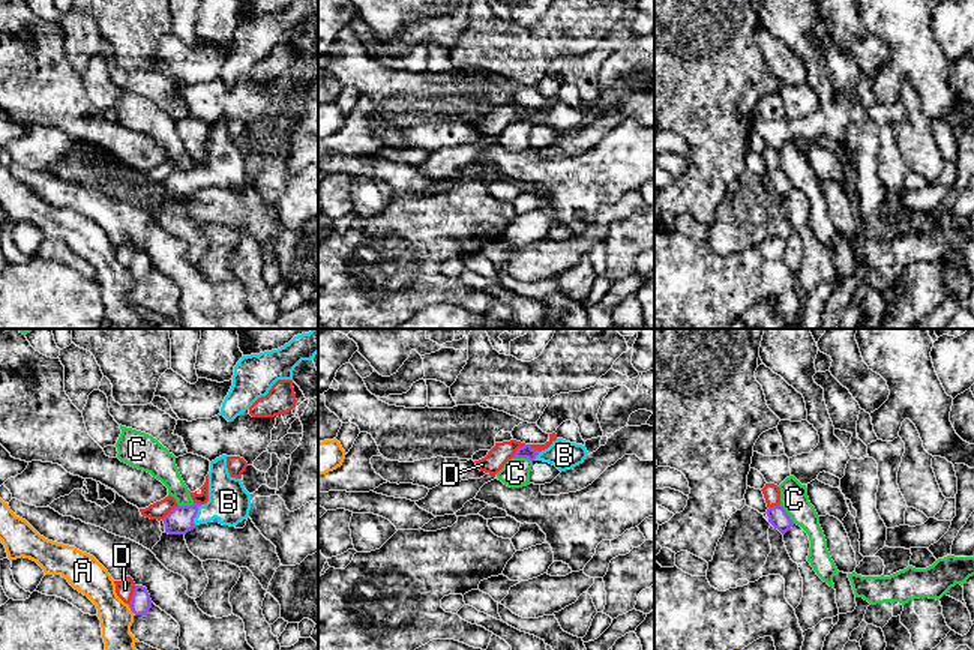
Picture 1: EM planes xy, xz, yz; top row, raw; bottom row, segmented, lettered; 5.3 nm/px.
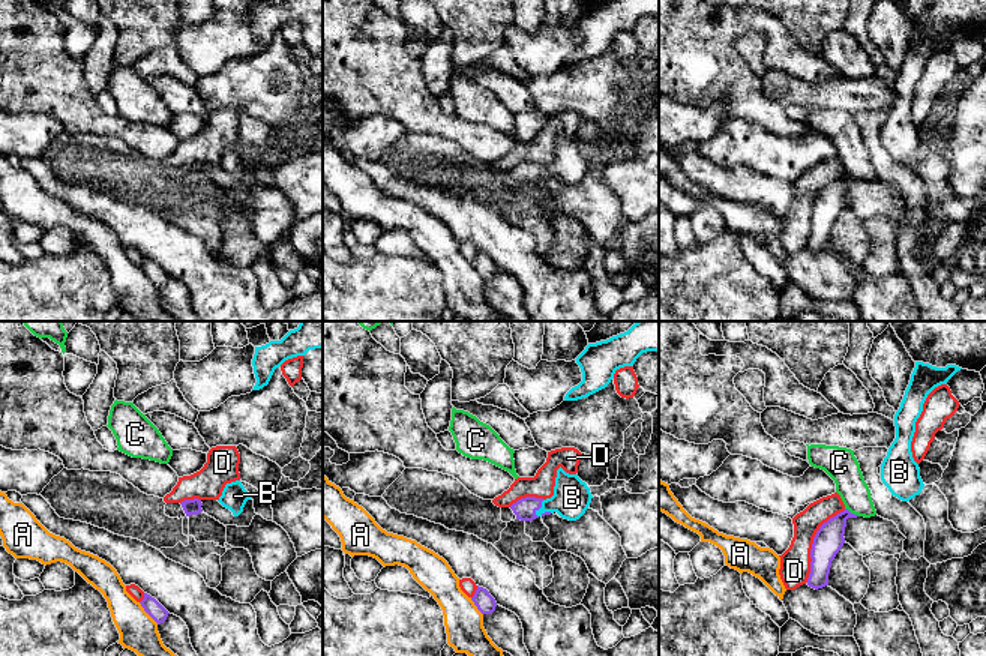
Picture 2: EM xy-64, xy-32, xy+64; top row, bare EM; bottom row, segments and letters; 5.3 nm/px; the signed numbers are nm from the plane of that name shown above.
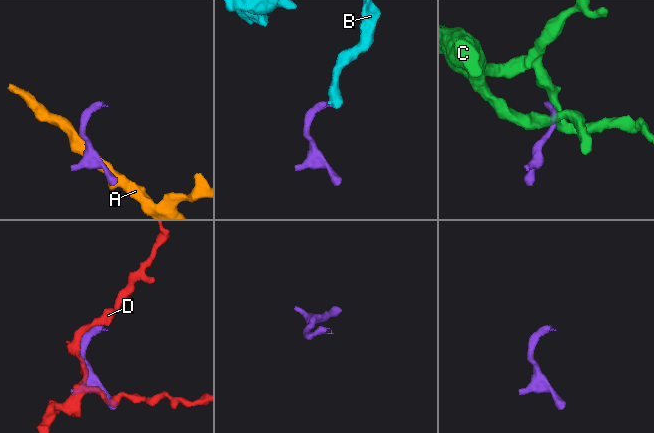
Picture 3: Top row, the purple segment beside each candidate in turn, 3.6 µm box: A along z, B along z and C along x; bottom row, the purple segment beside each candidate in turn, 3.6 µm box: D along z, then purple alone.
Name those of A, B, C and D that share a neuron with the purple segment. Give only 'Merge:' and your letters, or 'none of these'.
Merge: B

